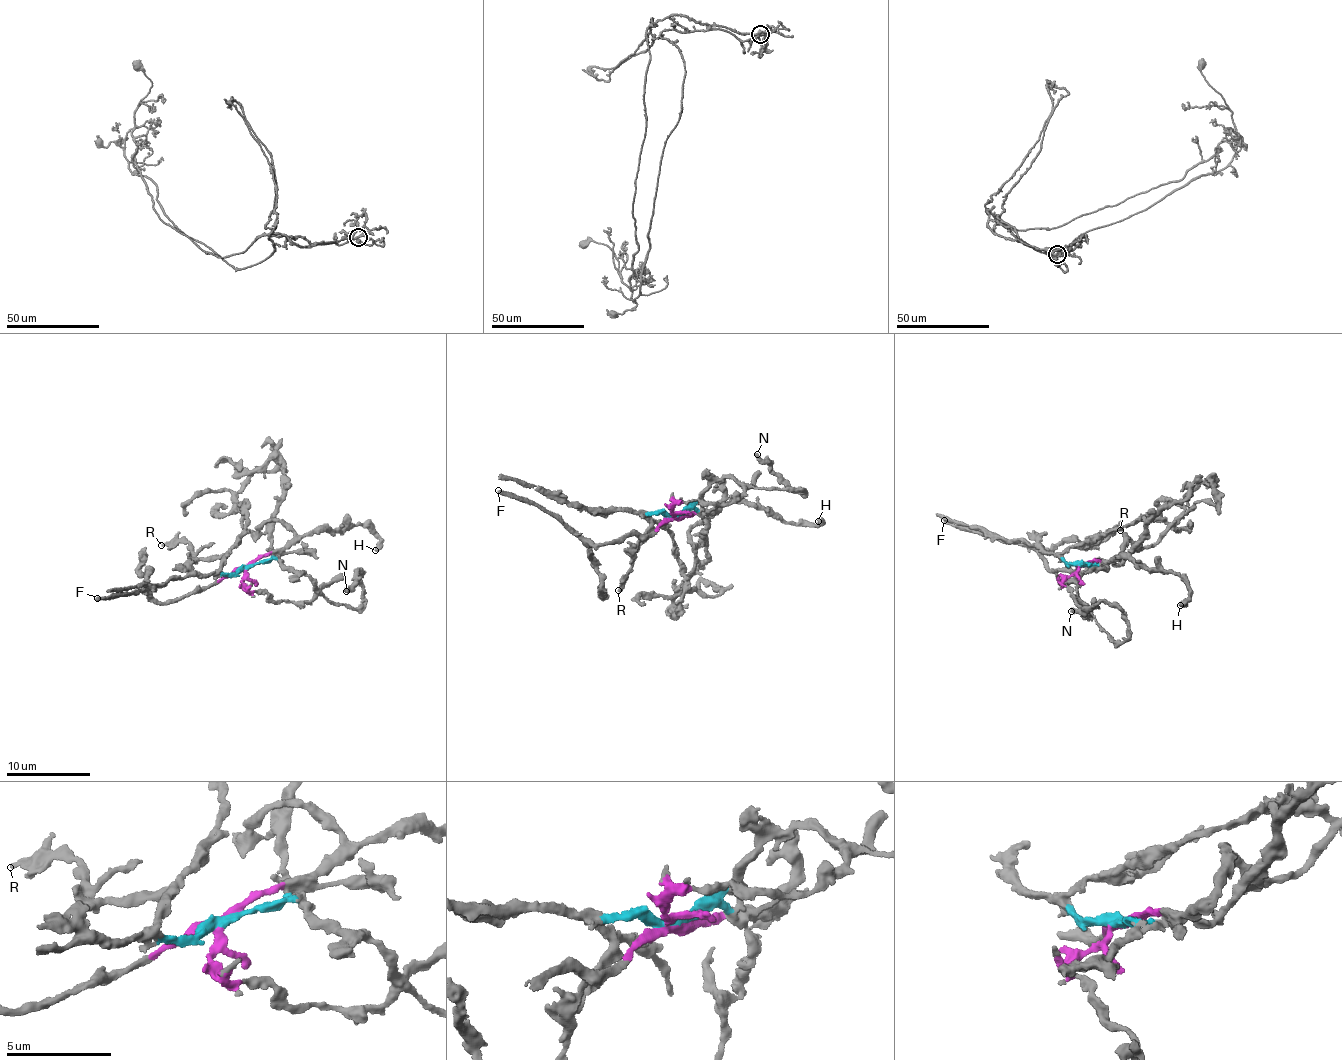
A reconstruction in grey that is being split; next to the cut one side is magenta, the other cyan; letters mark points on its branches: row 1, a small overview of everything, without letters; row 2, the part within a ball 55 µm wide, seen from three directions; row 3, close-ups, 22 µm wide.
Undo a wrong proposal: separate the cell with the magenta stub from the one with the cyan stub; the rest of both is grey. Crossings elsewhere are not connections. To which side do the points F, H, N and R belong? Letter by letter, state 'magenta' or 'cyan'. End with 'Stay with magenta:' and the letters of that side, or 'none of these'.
F: magenta
H: magenta
N: cyan
R: cyan
Stay with magenta: F, H

